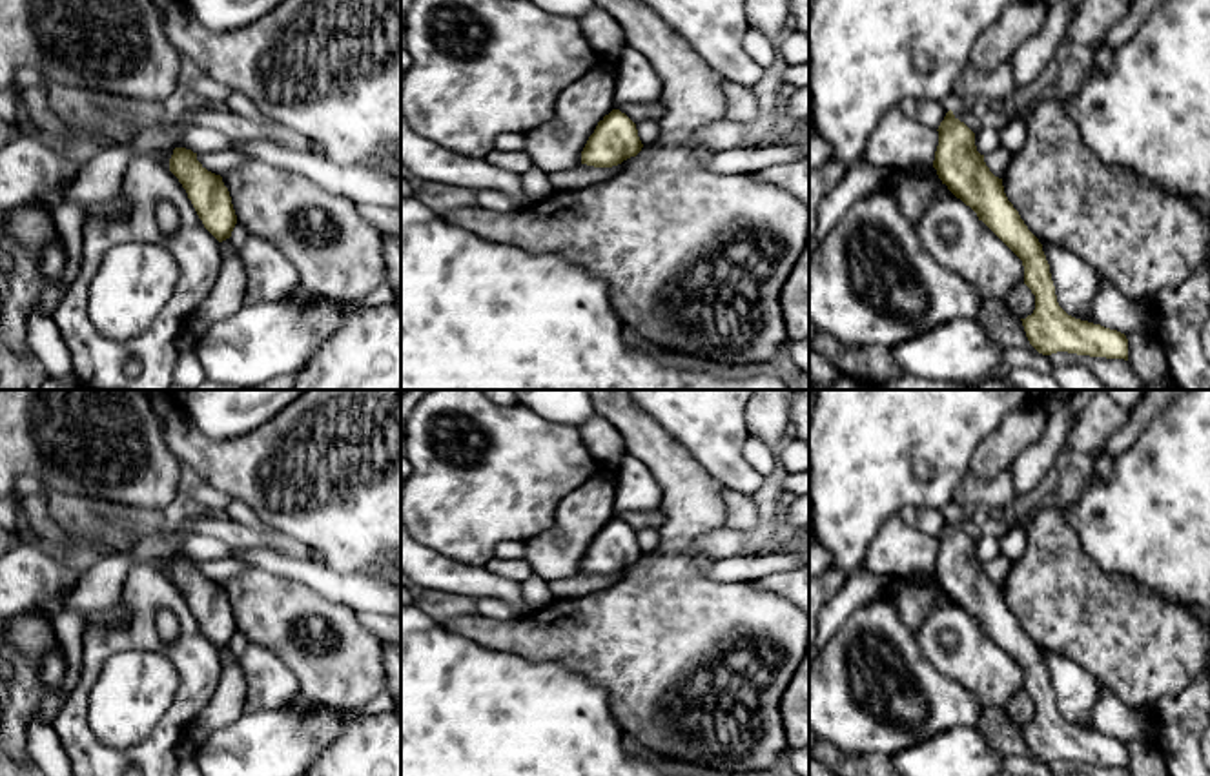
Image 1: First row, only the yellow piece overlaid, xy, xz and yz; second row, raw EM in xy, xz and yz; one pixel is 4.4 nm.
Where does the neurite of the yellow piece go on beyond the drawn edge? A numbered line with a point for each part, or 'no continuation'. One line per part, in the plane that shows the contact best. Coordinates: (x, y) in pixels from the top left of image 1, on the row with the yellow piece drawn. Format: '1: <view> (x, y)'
no continuation

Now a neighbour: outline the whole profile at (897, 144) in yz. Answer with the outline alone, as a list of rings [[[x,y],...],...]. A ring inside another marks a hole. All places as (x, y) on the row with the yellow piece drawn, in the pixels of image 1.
[[[893,107],[869,135],[864,158],[891,180],[908,169],[926,173],[933,166],[937,146],[937,129],[918,124]]]

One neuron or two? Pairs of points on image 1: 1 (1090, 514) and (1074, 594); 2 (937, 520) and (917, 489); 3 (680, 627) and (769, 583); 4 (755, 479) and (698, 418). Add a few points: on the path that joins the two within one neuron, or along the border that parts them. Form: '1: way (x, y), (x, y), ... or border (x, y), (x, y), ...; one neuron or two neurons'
1: border (1063, 509), (1083, 551), (1114, 576); two neurons
2: border (950, 512), (904, 507), (897, 514); two neurons
3: border (751, 582), (789, 602); two neurons
4: way (738, 467), (717, 445), (715, 434); one neuron

